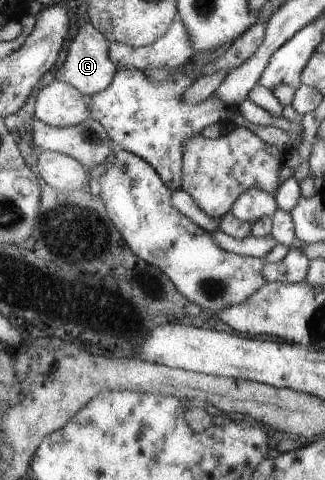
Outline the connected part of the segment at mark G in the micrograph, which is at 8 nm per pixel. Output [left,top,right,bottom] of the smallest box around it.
[55,20,116,96]

